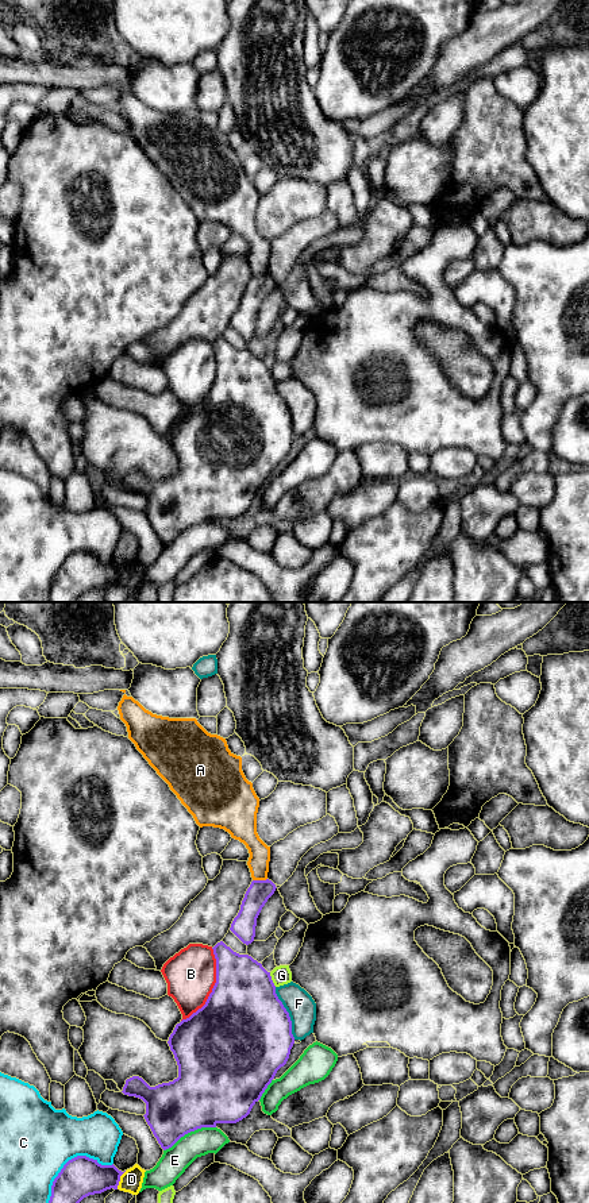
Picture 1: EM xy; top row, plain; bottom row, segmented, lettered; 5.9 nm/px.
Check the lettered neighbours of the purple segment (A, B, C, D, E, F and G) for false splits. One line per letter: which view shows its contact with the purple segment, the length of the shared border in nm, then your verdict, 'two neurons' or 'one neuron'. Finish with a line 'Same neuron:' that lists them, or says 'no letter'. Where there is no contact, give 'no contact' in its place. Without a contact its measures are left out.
A: xy | 90 nm | two neurons
B: xy | 480 nm | two neurons
C: xy | 460 nm | two neurons
D: xy | 130 nm | two neurons
E: xy | 340 nm | two neurons
F: xy | 340 nm | two neurons
G: xy | 100 nm | two neurons
Same neuron: no letter

